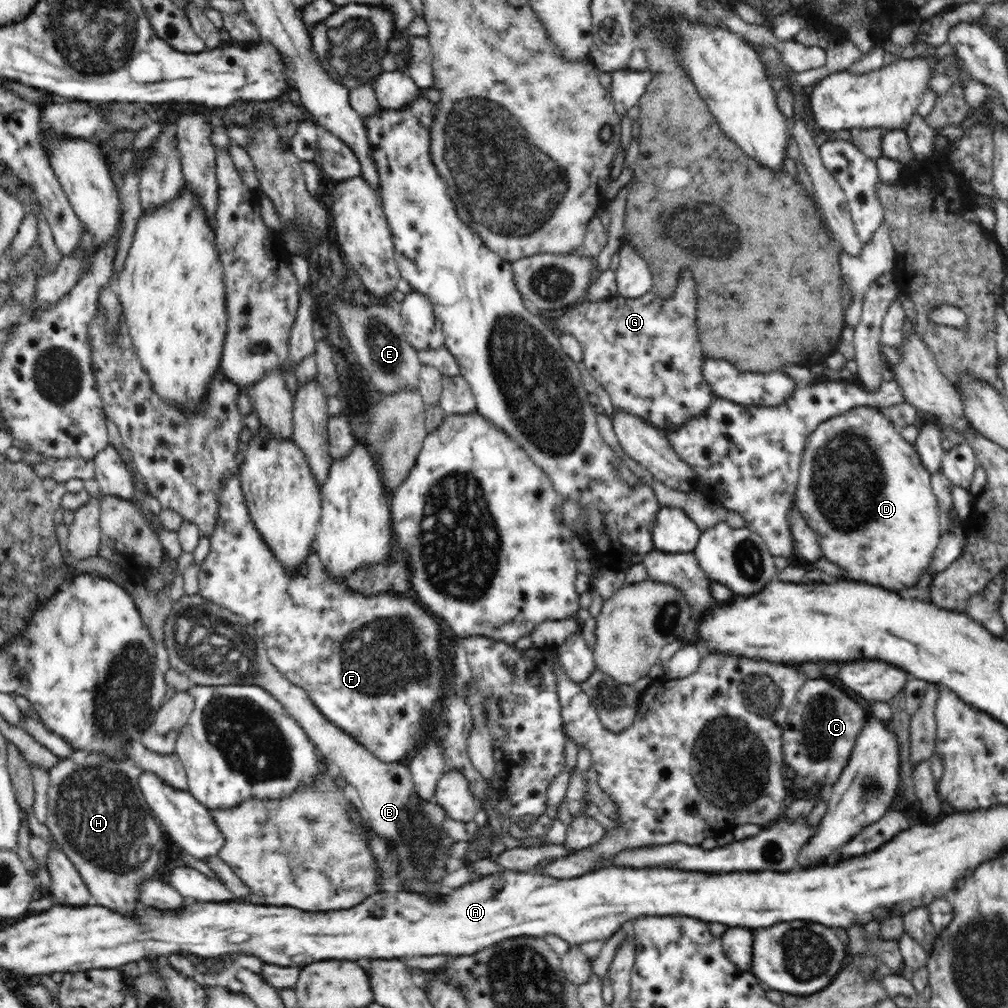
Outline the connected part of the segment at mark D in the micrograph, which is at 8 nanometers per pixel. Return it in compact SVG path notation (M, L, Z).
M859 406L836 415L819 424L810 434L799 466L794 504L808 526L816 532L820 548L830 562L843 568L850 580L876 582L889 591L916 588L920 577L929 568L944 532L931 474L919 459L917 450L900 435L899 427L888 416L869 406Z

